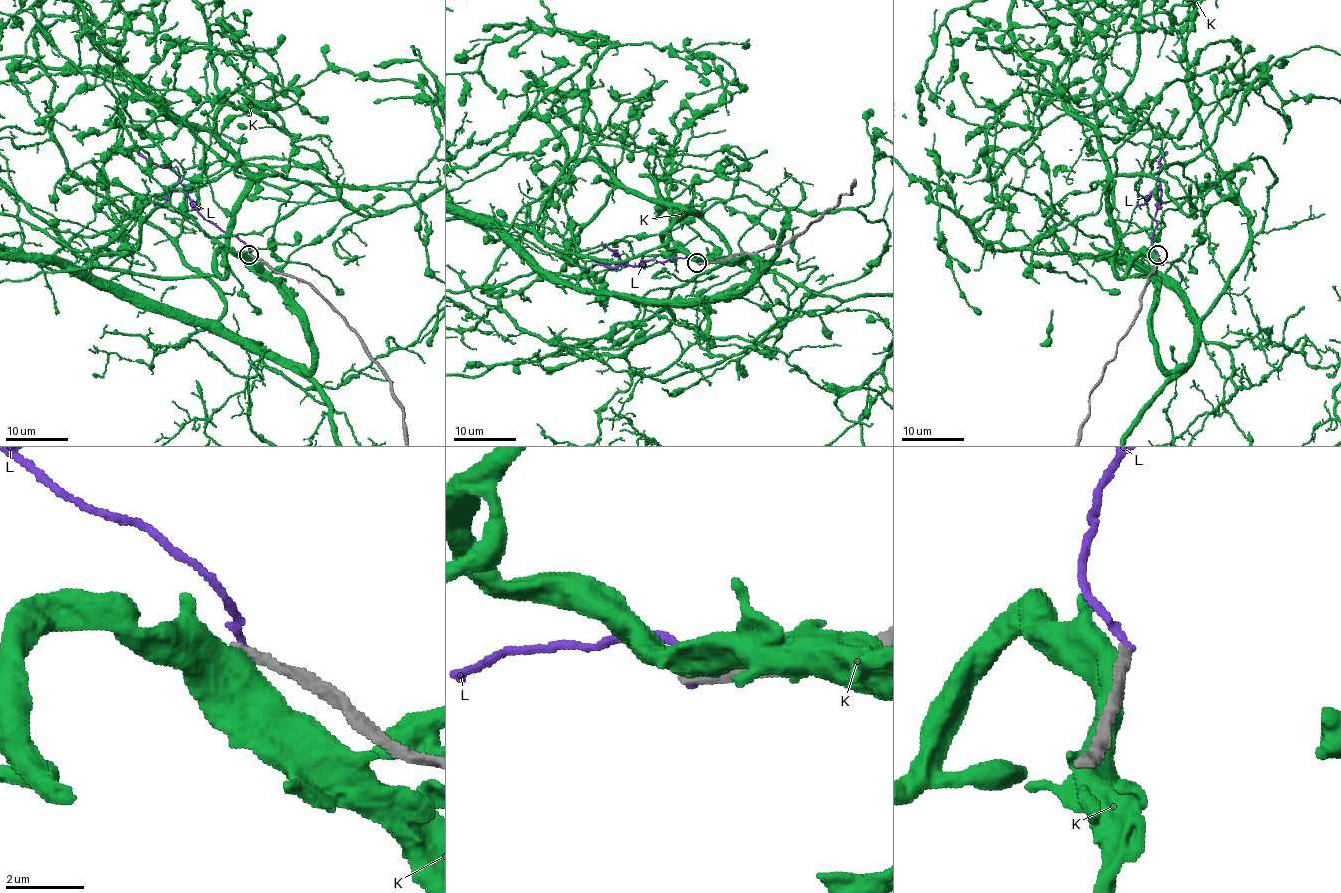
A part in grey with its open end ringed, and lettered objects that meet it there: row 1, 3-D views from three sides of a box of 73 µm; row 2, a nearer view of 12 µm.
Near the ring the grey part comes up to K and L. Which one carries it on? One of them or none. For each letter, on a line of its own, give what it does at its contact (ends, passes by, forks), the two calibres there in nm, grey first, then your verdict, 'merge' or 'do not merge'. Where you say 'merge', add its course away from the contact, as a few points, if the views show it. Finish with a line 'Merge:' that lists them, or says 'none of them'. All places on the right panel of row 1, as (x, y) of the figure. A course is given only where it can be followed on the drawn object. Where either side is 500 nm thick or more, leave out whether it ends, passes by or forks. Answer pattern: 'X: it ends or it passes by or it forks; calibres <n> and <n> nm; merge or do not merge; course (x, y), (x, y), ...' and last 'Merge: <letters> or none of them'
K: calibres 320 and 700 nm; do not merge
L: it ends; calibres 300 and 200 nm; do not merge
Merge: none of them

